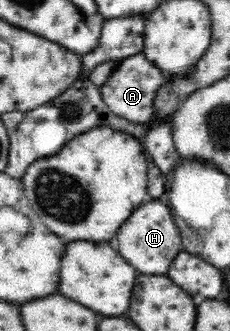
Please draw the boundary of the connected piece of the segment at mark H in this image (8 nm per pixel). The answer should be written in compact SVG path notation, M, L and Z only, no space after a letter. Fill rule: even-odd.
M152 199L144 205L140 205L132 217L126 221L124 229L120 229L120 233L116 235L118 239L118 253L132 265L136 267L140 273L146 275L166 275L166 271L170 269L172 261L176 259L176 255L182 251L183 233L178 233L178 227L174 221L178 221L172 217L169 203L162 203L160 199Z

